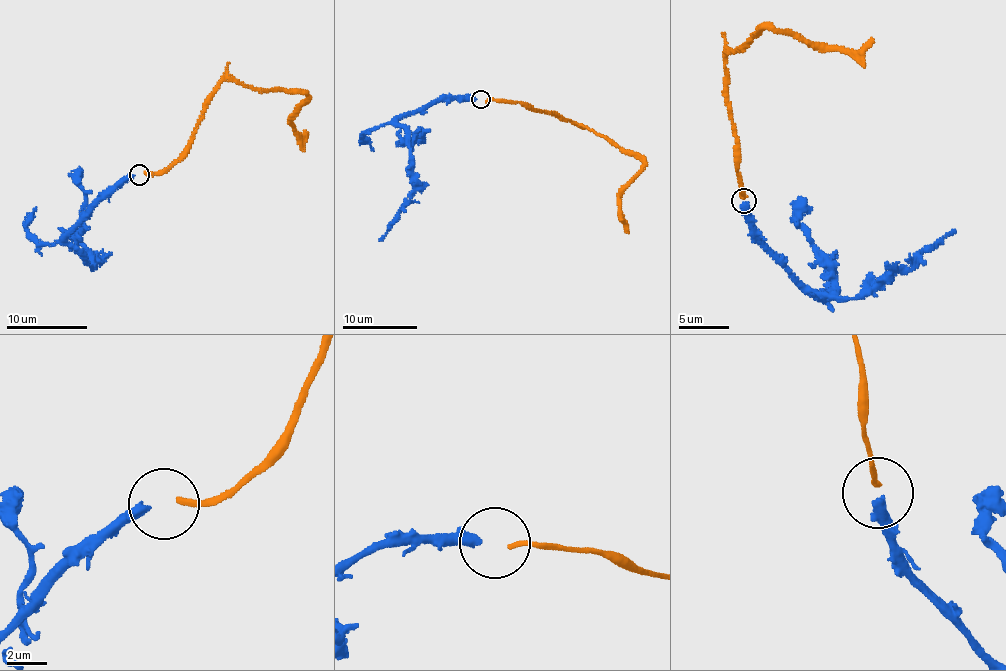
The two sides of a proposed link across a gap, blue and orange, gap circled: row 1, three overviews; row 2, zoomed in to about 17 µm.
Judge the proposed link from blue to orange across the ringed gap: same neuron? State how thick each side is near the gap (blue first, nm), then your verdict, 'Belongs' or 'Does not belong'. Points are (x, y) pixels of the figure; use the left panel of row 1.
Thickness 440 nm (blue) against 280 nm. Does not belong

